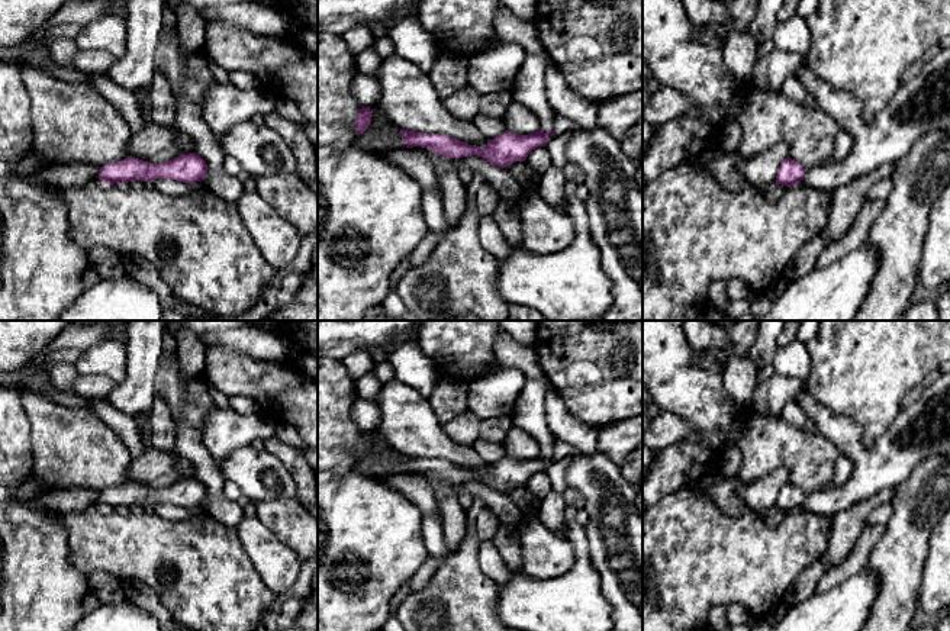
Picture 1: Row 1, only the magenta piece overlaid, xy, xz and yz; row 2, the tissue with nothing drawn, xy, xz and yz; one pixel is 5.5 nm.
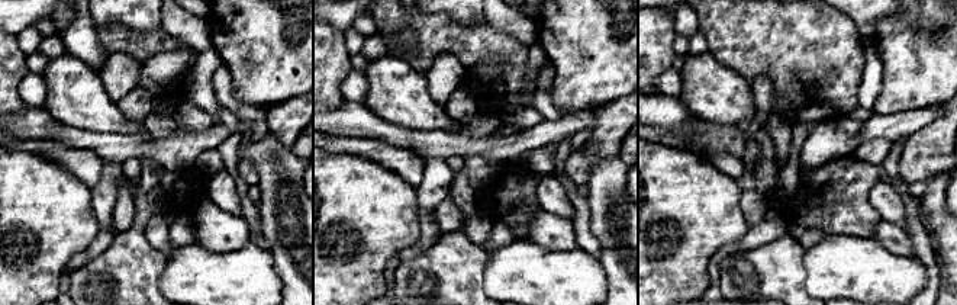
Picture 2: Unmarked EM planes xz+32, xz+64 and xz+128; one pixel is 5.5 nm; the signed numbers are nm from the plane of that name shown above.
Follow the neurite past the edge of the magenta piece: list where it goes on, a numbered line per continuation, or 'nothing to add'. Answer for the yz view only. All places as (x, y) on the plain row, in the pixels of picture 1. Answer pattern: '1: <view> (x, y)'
nothing to add

